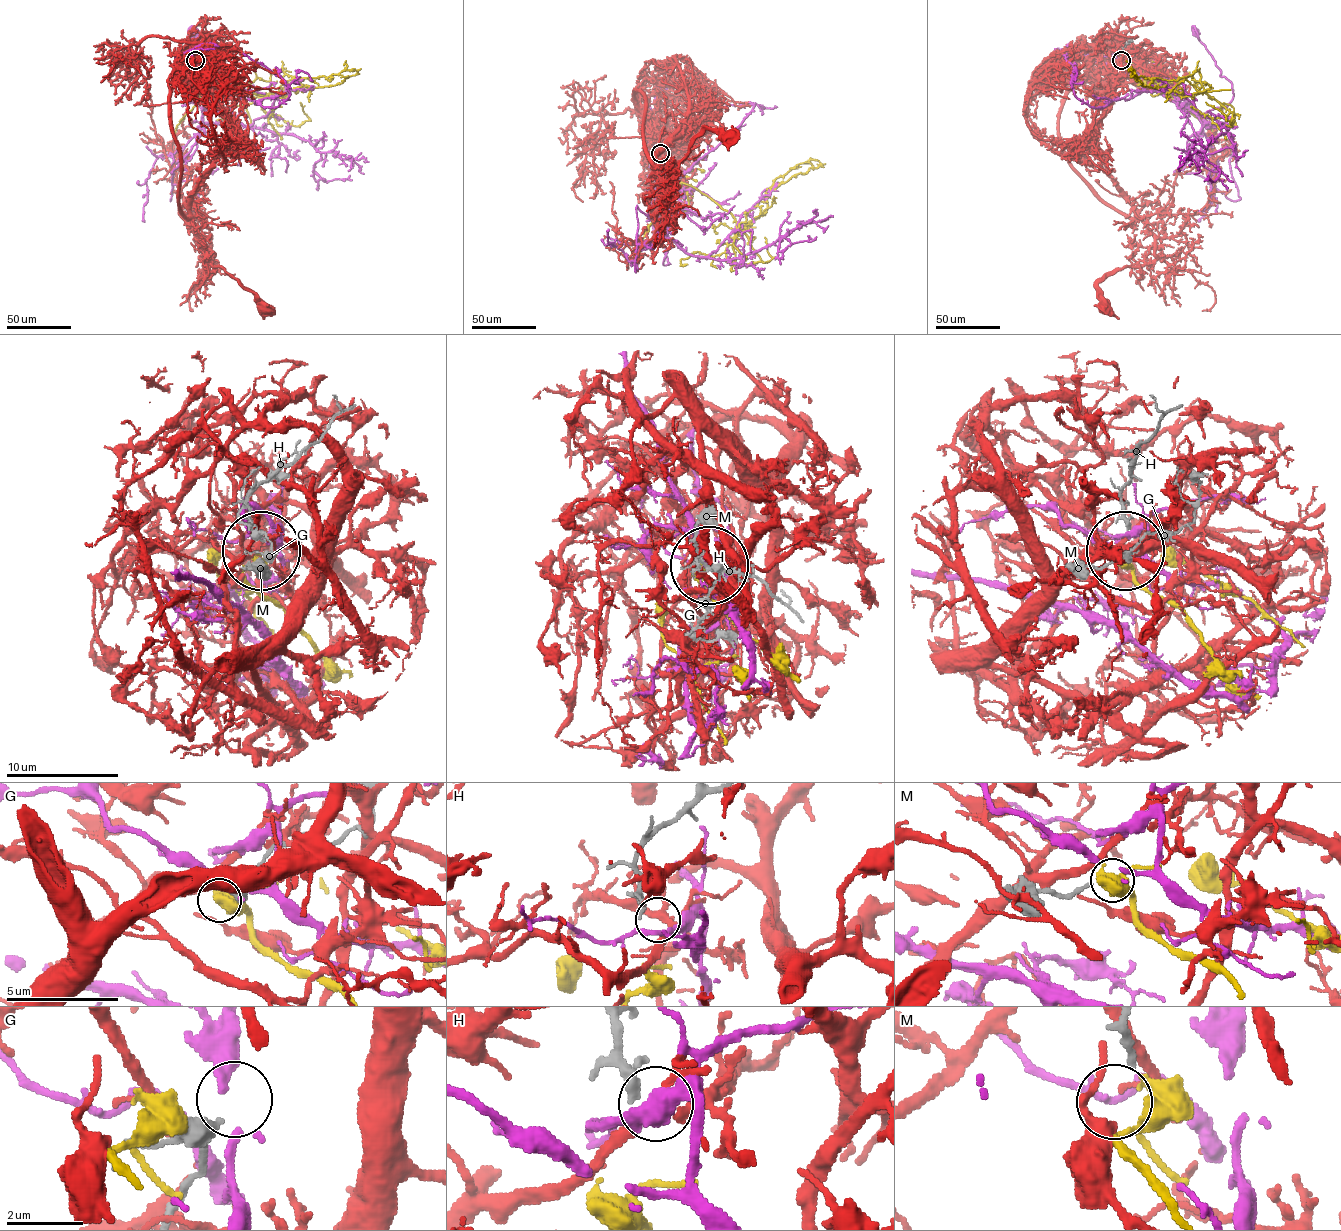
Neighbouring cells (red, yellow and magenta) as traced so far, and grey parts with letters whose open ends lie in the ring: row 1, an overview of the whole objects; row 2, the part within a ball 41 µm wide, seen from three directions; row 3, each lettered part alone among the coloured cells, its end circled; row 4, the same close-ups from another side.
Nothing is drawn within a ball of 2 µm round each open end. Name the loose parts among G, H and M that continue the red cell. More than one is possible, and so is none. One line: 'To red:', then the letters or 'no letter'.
To red: H

